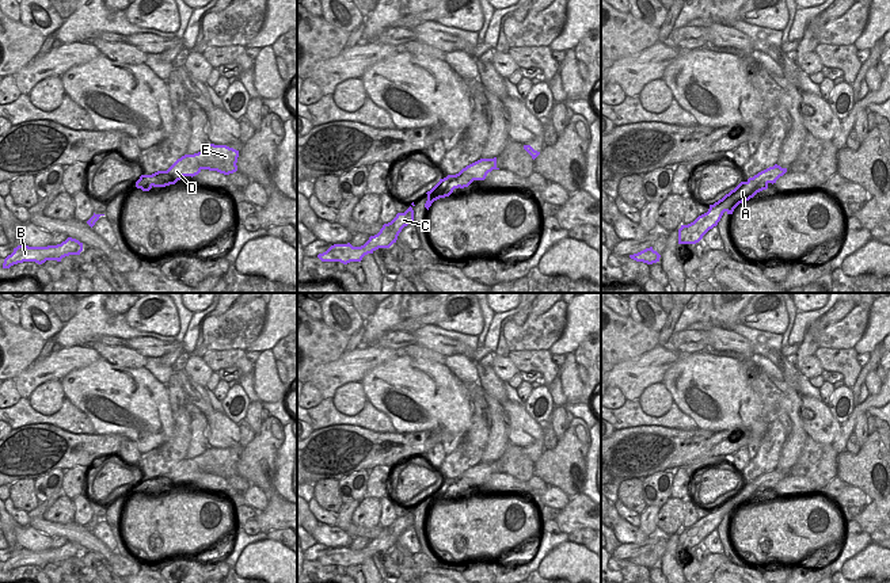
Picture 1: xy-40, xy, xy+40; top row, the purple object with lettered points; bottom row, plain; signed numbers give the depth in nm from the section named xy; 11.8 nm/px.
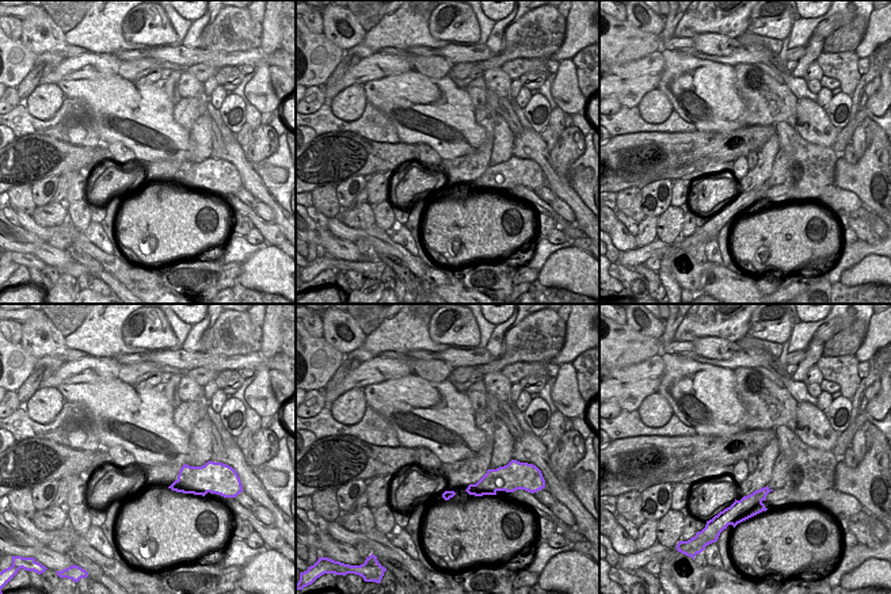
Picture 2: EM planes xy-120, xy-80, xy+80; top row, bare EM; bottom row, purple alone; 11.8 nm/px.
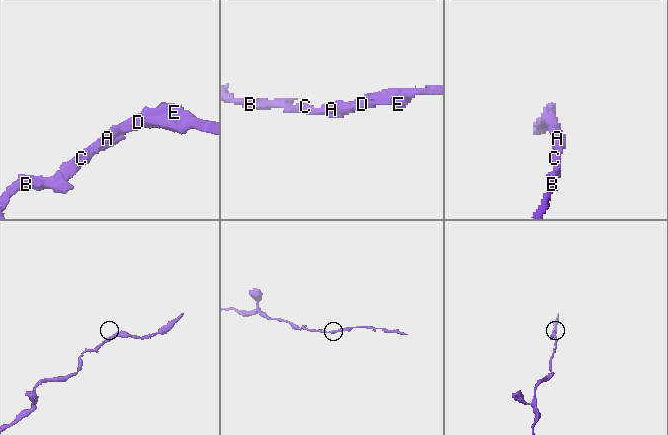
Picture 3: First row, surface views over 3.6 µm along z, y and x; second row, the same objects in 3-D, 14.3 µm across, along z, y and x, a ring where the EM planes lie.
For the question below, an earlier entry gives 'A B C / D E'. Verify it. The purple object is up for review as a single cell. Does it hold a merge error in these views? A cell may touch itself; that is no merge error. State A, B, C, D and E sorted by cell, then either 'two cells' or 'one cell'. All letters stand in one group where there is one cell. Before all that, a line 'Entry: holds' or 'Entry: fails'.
Entry: fails
A B C D E | one cell

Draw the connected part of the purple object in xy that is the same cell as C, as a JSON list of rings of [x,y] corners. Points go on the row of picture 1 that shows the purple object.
[[[414,202],[404,213],[398,213],[396,217],[384,224],[380,232],[370,236],[369,240],[361,247],[353,247],[347,244],[334,244],[326,252],[319,254],[317,258],[322,262],[341,262],[347,264],[350,262],[361,262],[368,254],[373,254],[379,248],[389,248],[396,243],[399,233],[404,226],[414,222]]]

